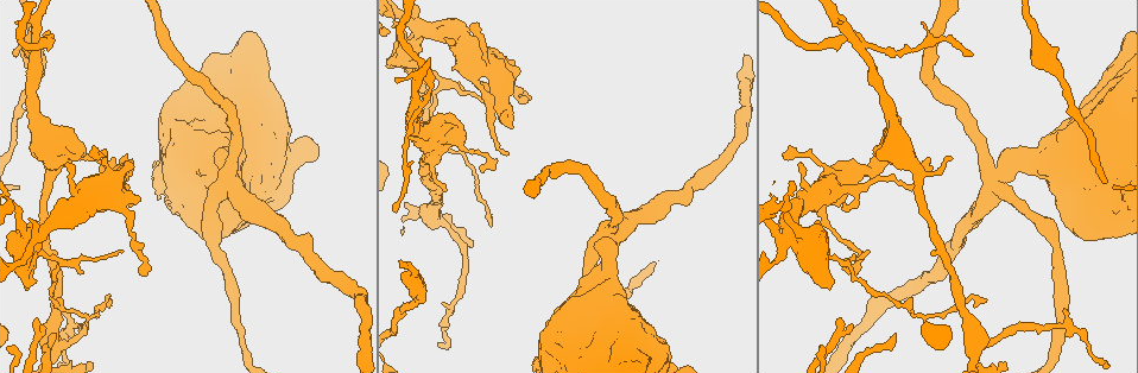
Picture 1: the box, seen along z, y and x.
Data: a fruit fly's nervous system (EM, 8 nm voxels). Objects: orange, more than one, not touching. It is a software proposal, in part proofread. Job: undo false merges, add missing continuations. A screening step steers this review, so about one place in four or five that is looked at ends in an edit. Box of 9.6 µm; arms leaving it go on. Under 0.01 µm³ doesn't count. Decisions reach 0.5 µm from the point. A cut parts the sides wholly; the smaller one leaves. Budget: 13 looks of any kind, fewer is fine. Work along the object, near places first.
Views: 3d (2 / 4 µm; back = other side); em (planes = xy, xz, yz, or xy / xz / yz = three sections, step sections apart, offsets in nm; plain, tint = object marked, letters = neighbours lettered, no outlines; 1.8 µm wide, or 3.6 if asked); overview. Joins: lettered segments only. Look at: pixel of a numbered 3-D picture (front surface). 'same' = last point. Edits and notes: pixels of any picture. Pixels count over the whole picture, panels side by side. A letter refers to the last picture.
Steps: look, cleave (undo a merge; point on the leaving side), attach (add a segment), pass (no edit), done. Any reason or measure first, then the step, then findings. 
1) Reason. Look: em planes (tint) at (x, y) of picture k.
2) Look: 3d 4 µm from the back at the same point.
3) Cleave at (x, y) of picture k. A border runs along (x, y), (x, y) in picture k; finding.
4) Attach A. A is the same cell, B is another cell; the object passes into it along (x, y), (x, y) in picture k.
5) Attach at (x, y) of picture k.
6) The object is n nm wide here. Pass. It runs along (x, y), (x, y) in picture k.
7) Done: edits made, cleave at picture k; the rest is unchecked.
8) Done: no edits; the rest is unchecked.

Branch stops here. Look: em xy step 4 (tint) at (36, 318) of picture 1.

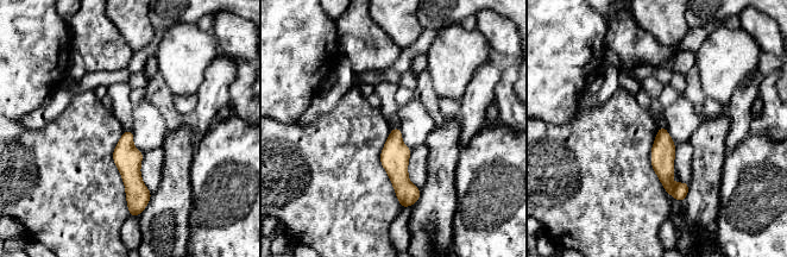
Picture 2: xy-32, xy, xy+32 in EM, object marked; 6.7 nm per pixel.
Look: em planes (letters) at the same point.

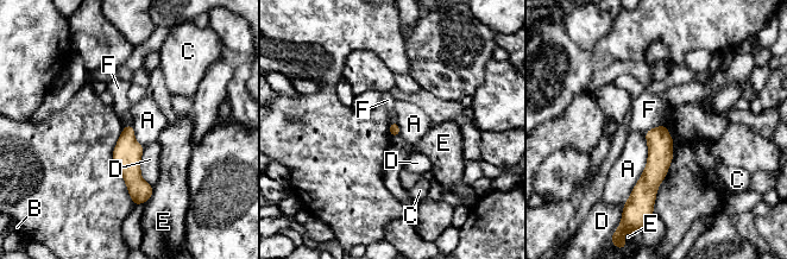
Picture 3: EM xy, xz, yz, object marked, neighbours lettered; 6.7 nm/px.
Pass. A, B, C, D, E and F are other cells; it runs along (662, 128), (660, 157), (646, 199) in picture 3; none of them fits.

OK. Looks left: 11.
Thin neck. Look: em planes (plain) at (1065, 327) of picture 1.

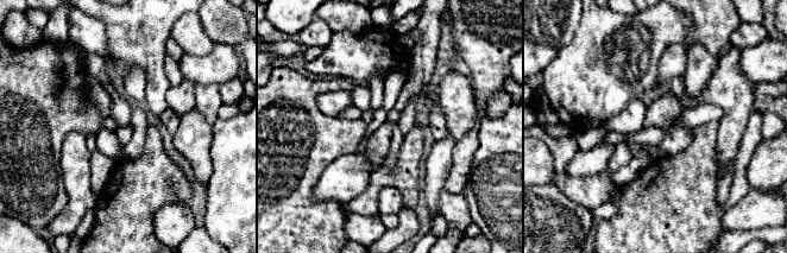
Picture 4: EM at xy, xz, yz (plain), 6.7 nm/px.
Look: em planes (letters) at the same point.

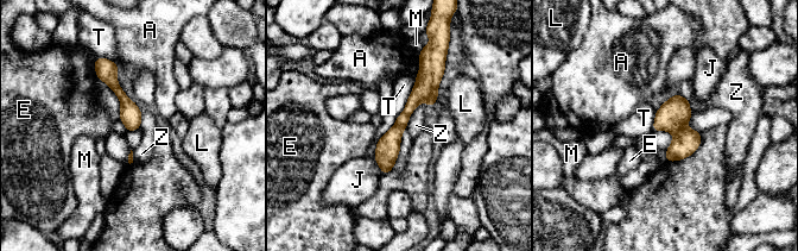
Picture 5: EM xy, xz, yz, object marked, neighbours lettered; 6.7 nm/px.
The longest contact is with T, 300 nm. Pass. A, E, J, L, M, T and Z are other cells; a border runs along (426, 101), (416, 107), (405, 127) in picture 5; continuous, no second neuron.

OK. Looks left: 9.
Looks like a crossing. Look: 3d 4 µm at (611, 240) of picture 1.

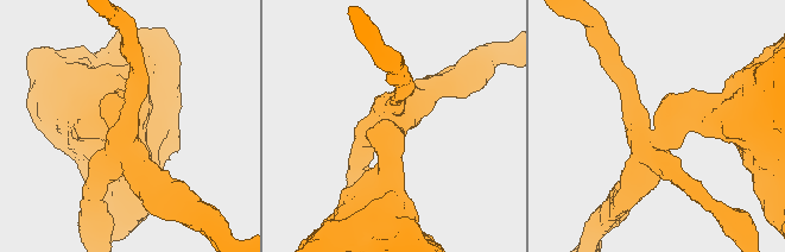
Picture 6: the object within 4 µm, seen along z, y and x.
Look: em xz step 8 (tint) at (658, 142) of picture 6.

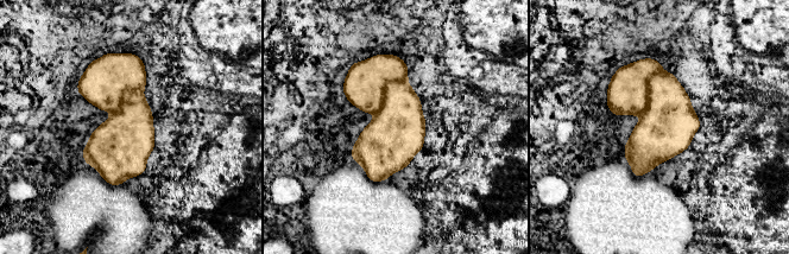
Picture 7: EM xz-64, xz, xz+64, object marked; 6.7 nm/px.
Another direction. Look: em yz step 8 (letters) at the same point.

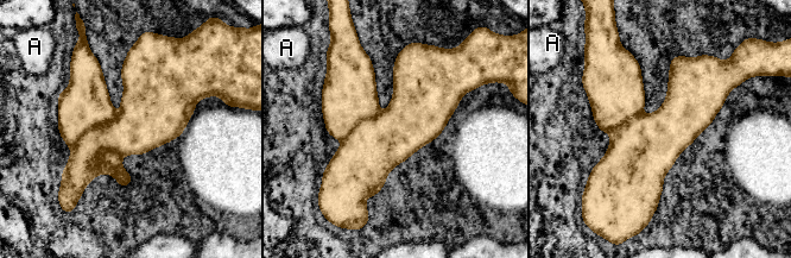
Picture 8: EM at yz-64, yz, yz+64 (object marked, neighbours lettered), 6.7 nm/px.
The object is 400 nm wide here. Cleave at (86, 104) of picture 8. A is another cell; a border runs along (116, 114), (93, 126), (71, 150) in picture 8; two neurons meet here.

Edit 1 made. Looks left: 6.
Free end. Look: 3d 2 µm at (482, 172) of picture 1.

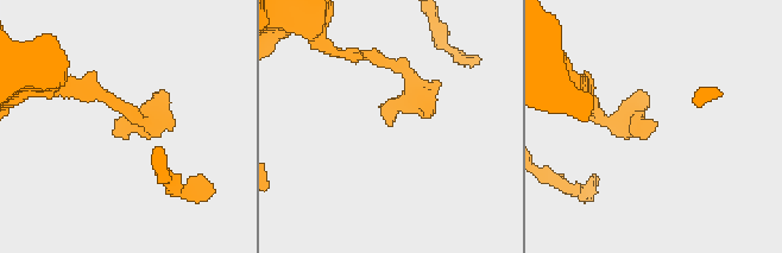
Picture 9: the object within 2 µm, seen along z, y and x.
Shape alone is not enough. Look: em xz step 8 (tint) at (655, 130) of picture 9.

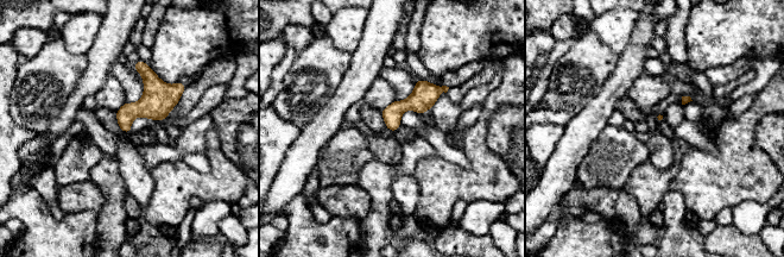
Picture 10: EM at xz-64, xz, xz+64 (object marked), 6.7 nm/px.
Look: em planes (letters) at the same point.

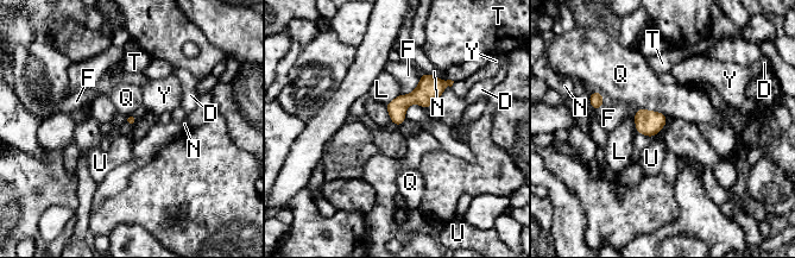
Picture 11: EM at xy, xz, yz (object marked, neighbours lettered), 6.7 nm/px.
Pass. D, F, L, N, Q, T, U and Y are other cells; a border runs along (637, 109), (657, 111), (667, 117) in picture 11; none of them fits.

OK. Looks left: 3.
Done: edits made, cleave at picture 8; the rest is unchecked.

